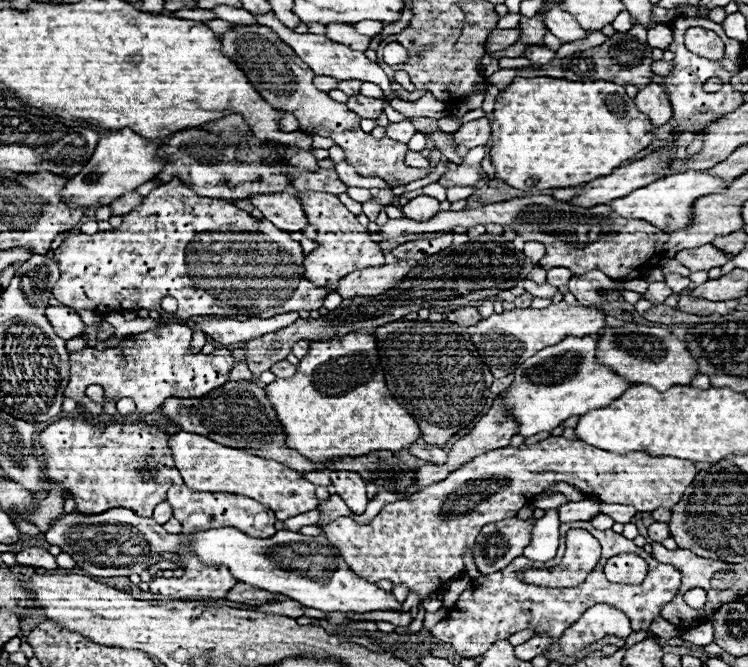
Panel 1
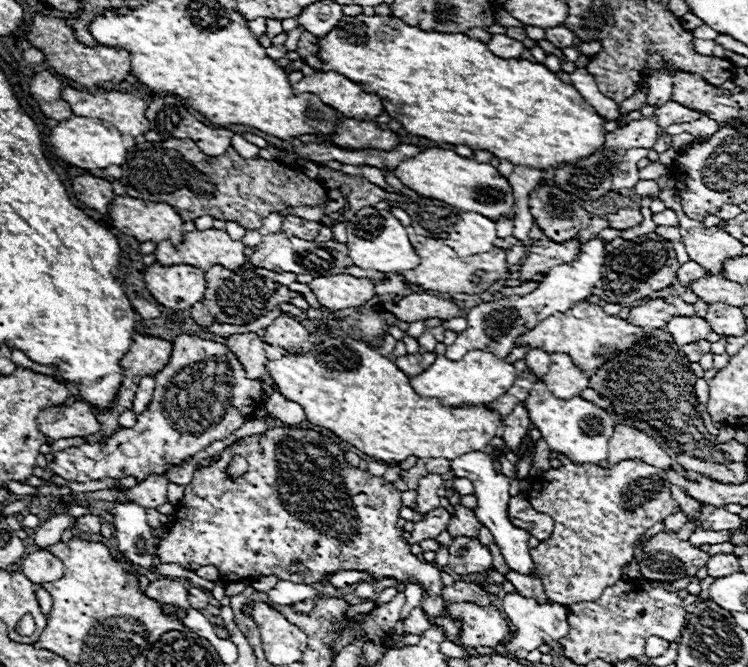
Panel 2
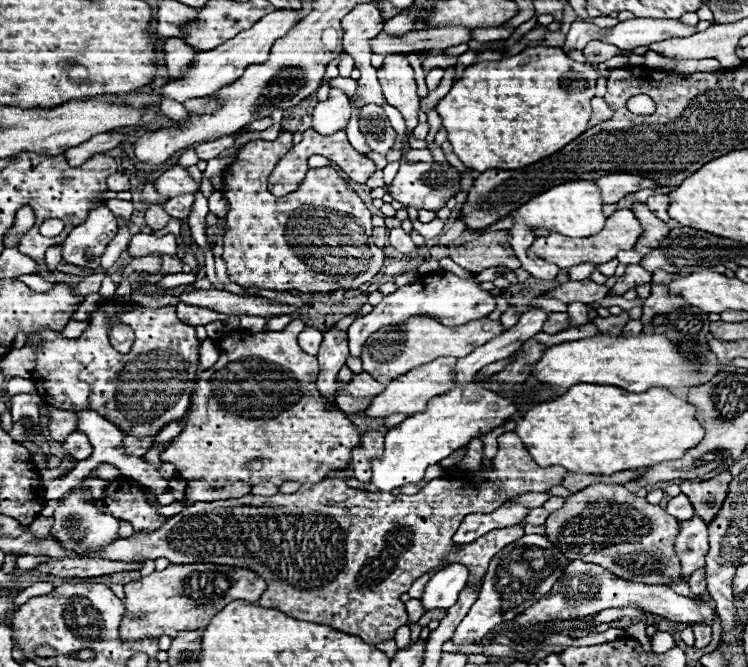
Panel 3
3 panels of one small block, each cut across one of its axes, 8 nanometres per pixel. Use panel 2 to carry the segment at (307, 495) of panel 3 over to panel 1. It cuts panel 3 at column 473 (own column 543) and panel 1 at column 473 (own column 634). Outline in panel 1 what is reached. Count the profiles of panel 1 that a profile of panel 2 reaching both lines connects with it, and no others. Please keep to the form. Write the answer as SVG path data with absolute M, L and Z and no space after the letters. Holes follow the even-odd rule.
M550 436L530 446L506 446L490 450L488 454L480 454L472 462L464 464L460 470L452 472L446 480L426 486L404 500L386 504L372 522L358 524L352 518L338 518L336 522L324 526L324 534L334 546L342 550L344 560L348 560L352 570L362 578L368 578L370 582L390 580L394 584L406 584L412 592L418 592L422 598L426 598L446 582L454 580L454 576L464 572L462 550L466 546L474 546L482 526L490 522L500 522L504 518L514 518L518 510L526 504L526 500L532 500L532 496L544 492L556 482L576 486L584 494L596 496L600 502L606 504L626 504L634 506L638 512L654 512L660 506L676 506L676 502L680 502L680 498L684 496L684 490L694 482L696 474L698 468L694 466L694 462L680 462L678 458L660 458L650 454L612 454L582 440Z

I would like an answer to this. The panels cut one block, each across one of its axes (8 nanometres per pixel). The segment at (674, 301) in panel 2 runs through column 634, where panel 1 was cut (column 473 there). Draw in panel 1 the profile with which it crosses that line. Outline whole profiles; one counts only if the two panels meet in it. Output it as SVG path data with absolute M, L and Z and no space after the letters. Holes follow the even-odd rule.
M460 308L460 310L454 310L454 312L448 312L444 314L444 320L450 320L450 322L456 322L460 326L474 326L476 322L480 322L480 314L478 314L478 308Z

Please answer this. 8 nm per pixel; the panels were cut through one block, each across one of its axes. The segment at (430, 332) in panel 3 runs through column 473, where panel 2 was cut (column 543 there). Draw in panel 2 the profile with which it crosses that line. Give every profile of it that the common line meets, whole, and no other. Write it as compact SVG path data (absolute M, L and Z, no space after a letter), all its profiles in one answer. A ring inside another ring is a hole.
M582 300L582 302L576 302L568 312L554 314L554 316L546 318L546 322L542 322L534 330L530 330L528 334L522 334L522 338L518 338L518 342L516 342L516 346L526 344L530 350L540 348L540 350L546 350L548 354L554 354L554 352L570 354L570 358L576 362L576 366L586 372L586 370L596 370L606 360L610 360L616 354L620 354L622 350L630 348L642 336L646 336L644 328L628 324L626 320L622 320L618 316L606 314L600 306Z

